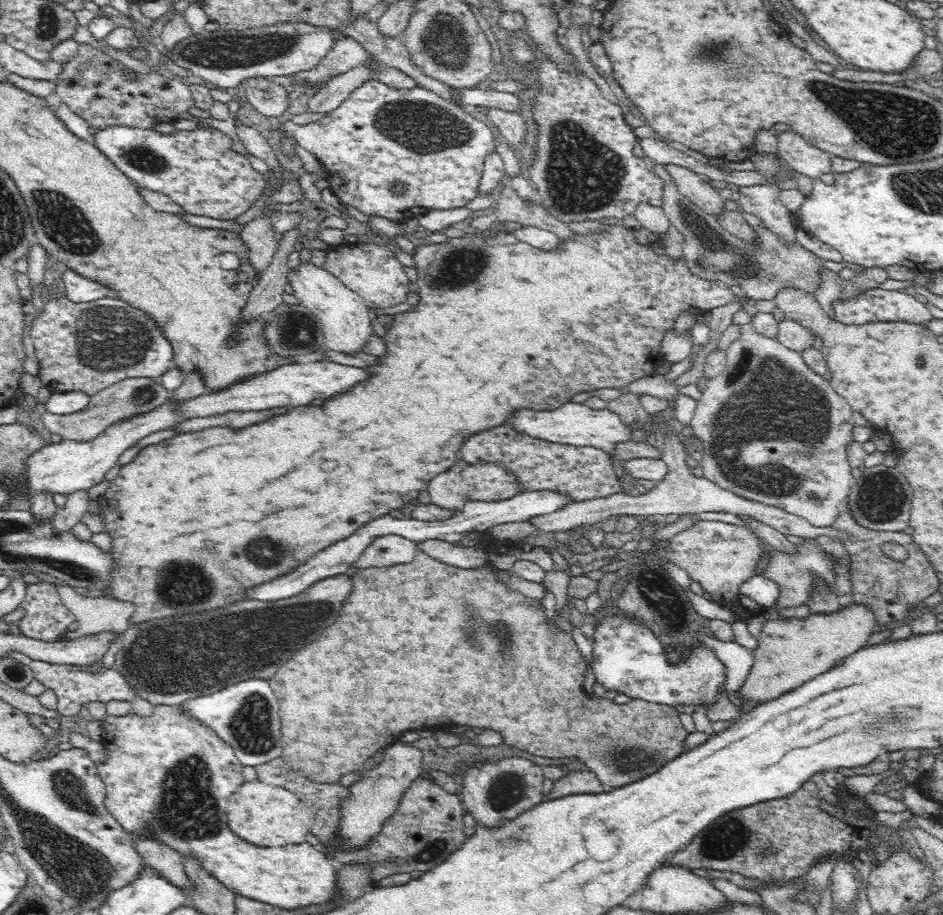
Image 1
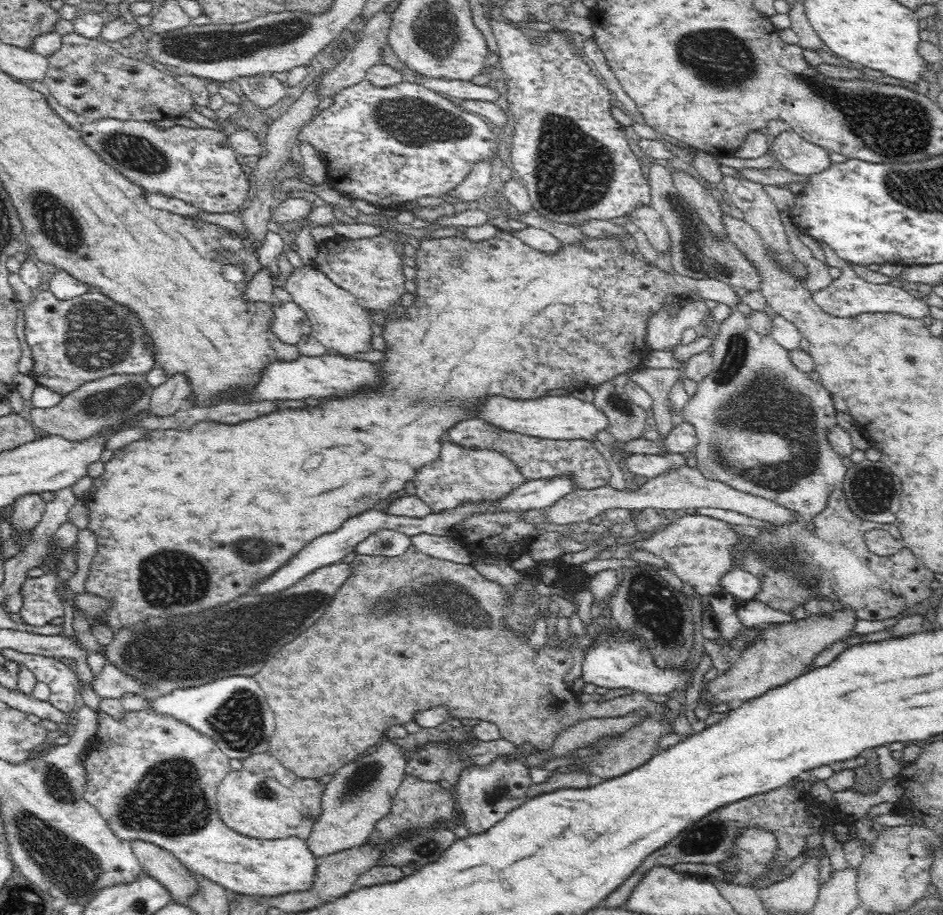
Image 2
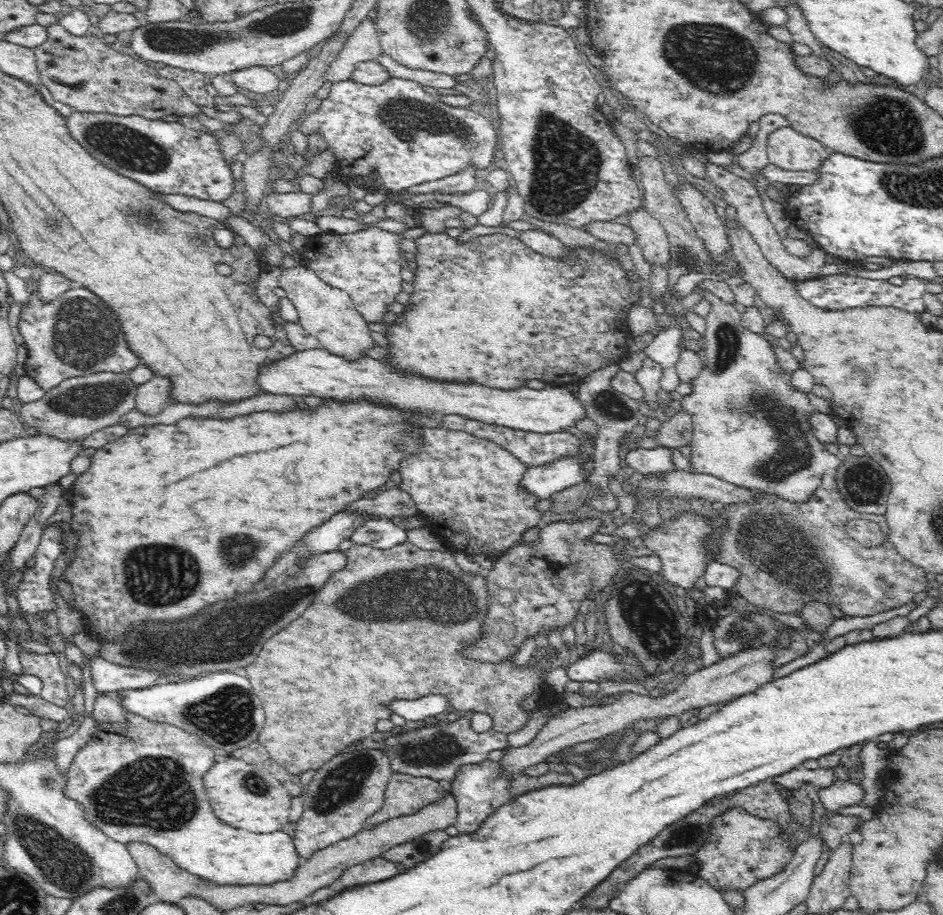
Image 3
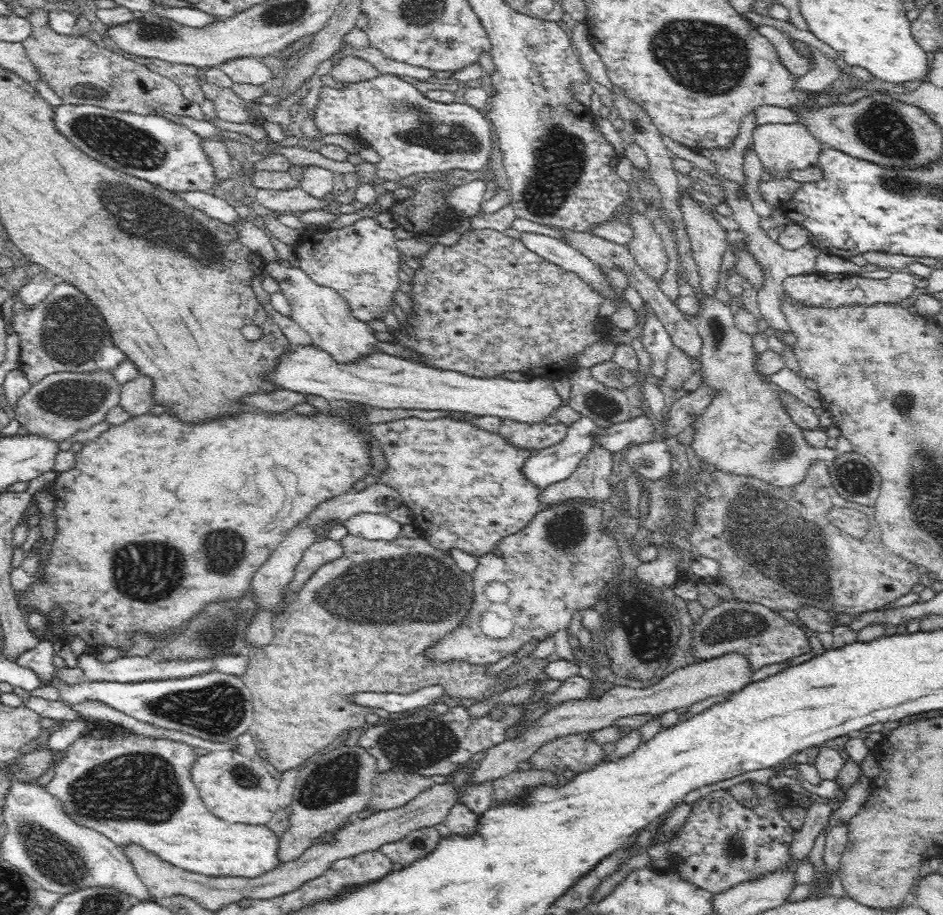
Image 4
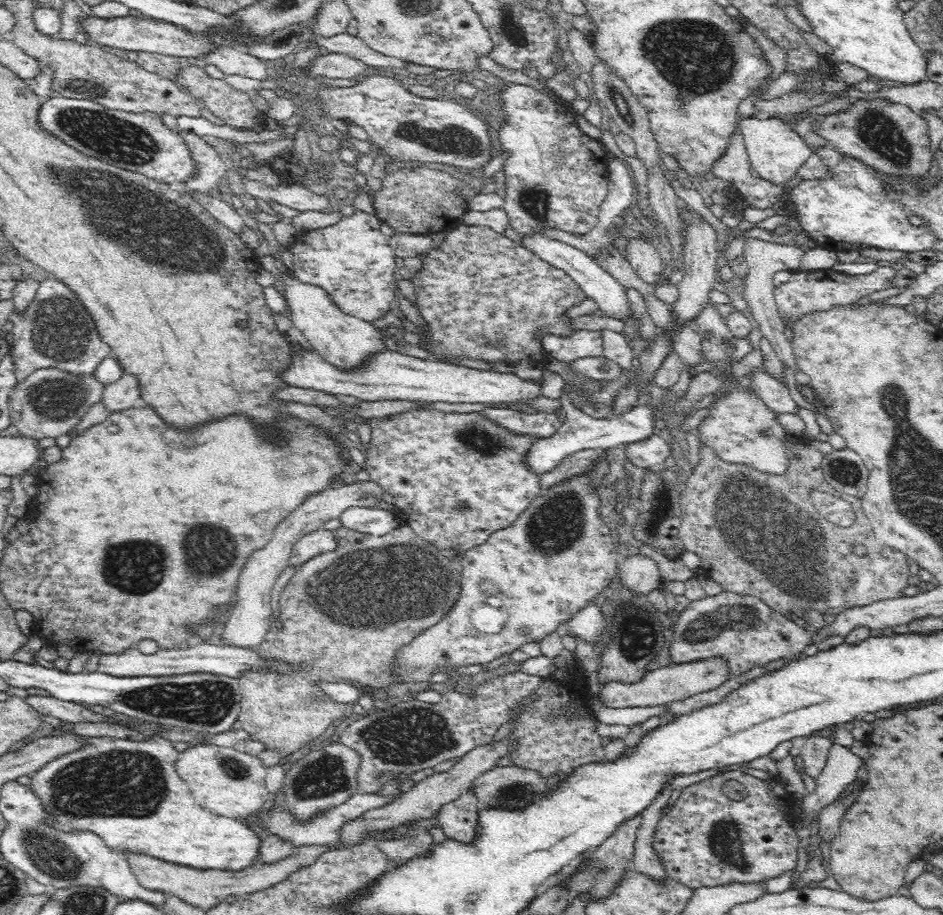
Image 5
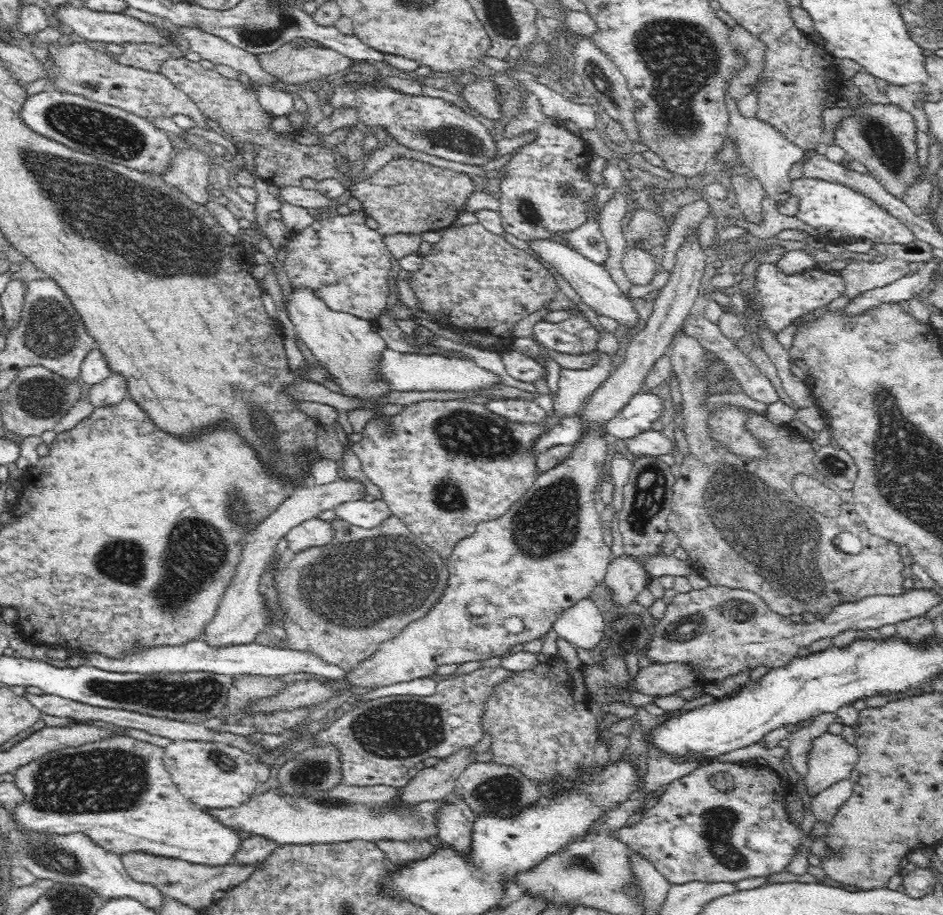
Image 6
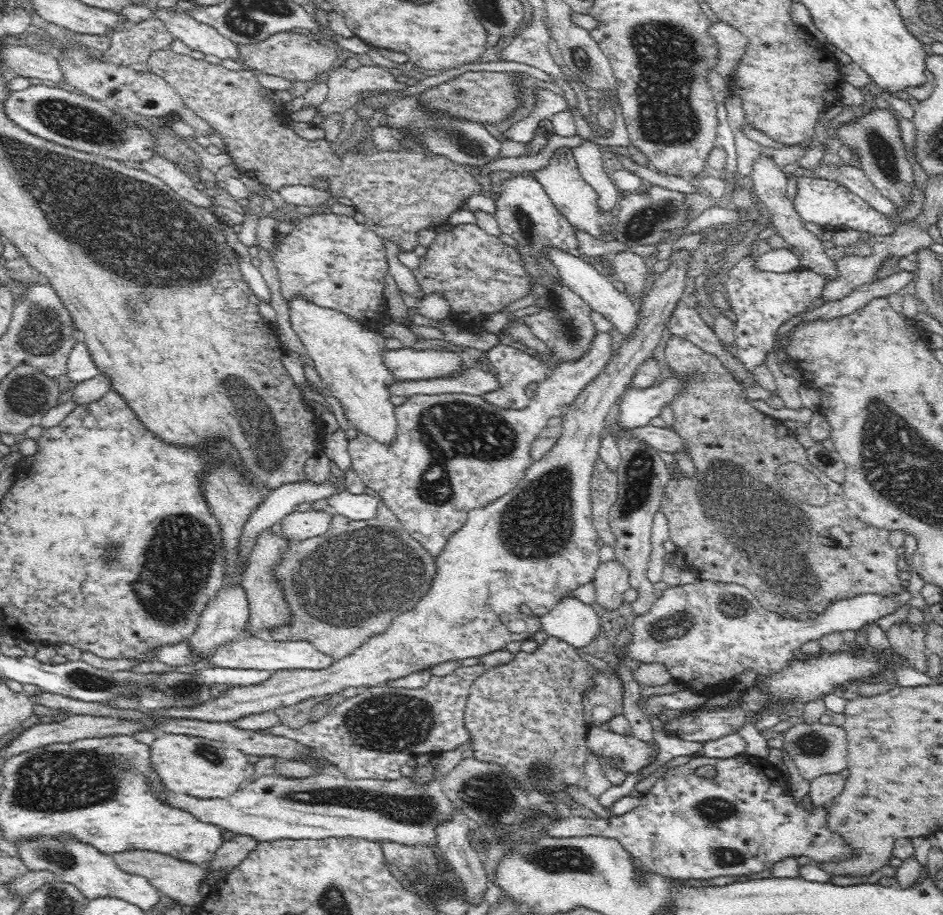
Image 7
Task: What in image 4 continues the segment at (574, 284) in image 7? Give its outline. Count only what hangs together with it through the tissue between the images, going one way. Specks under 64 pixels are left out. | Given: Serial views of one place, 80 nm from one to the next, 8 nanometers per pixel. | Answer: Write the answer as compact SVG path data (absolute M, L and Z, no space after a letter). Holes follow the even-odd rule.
M522 232L520 240L532 252L560 268L572 271L580 280L586 283L598 297L624 305L620 292L614 288L608 279L607 272L599 264L590 260L585 254L565 242L538 233Z

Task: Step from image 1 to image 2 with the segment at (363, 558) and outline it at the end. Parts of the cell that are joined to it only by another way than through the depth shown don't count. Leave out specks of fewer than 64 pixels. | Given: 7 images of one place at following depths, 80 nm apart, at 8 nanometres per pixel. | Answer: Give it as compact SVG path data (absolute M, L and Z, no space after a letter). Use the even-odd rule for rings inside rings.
M380 528L374 534L366 536L355 544L355 549L360 554L384 557L398 557L405 554L406 548L412 545L410 538L396 530Z

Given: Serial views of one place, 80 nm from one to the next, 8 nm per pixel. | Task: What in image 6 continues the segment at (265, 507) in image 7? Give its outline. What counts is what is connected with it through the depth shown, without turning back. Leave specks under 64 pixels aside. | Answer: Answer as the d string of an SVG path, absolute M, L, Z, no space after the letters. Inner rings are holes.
M339 479L336 482L328 482L328 484L317 484L312 481L312 486L296 486L296 488L290 488L288 490L288 496L272 510L268 512L256 526L250 528L250 534L246 534L244 538L244 546L242 546L242 552L240 552L240 560L238 560L238 566L236 566L232 580L230 584L224 589L221 594L220 600L216 605L215 611L211 616L210 622L204 626L203 632L199 636L202 642L205 642L208 646L222 646L227 644L242 644L247 642L253 642L256 636L266 629L267 621L265 615L265 606L259 592L257 592L257 582L263 573L263 570L273 571L274 568L264 568L264 558L270 556L274 550L276 550L276 542L278 542L278 536L286 536L286 532L308 520L308 518L318 518L323 511L334 510L338 504L346 502L346 500L362 500L363 492L367 492L366 486L356 479Z

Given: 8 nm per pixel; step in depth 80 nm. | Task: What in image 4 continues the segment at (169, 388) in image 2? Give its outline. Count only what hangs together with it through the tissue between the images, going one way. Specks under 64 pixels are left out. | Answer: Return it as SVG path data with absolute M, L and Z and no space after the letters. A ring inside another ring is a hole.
M144 375L123 382L118 389L117 406L130 415L150 413L155 404L151 398L151 380Z

